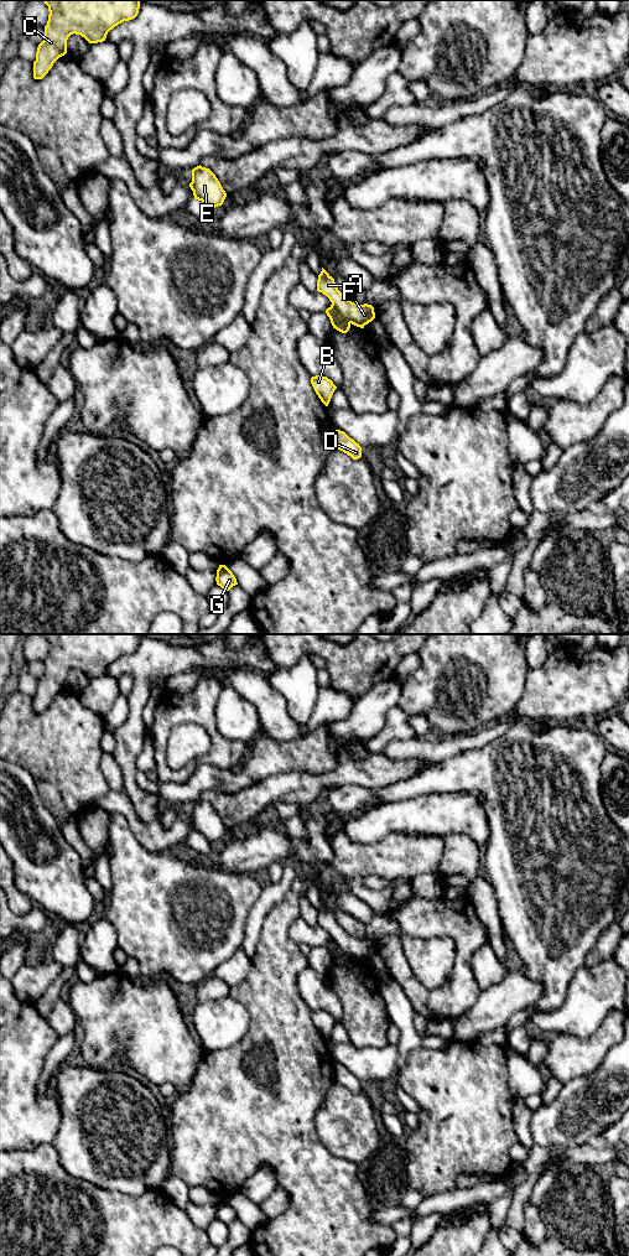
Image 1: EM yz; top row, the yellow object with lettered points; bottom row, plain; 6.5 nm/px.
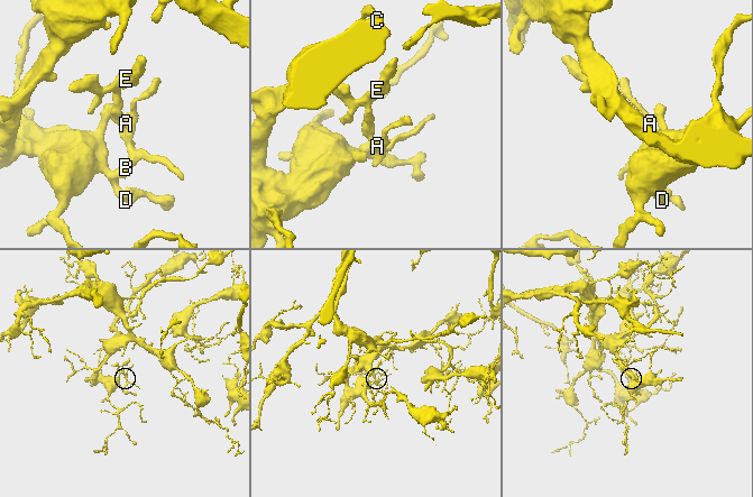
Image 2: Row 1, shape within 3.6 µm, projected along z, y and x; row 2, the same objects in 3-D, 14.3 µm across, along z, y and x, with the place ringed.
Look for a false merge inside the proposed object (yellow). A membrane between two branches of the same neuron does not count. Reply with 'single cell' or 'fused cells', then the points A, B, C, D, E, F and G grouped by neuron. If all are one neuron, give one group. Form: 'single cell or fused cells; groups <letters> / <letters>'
fused cells; groups A E F / B C D G

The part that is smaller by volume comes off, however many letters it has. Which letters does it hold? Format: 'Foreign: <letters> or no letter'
Foreign: A, E, F

